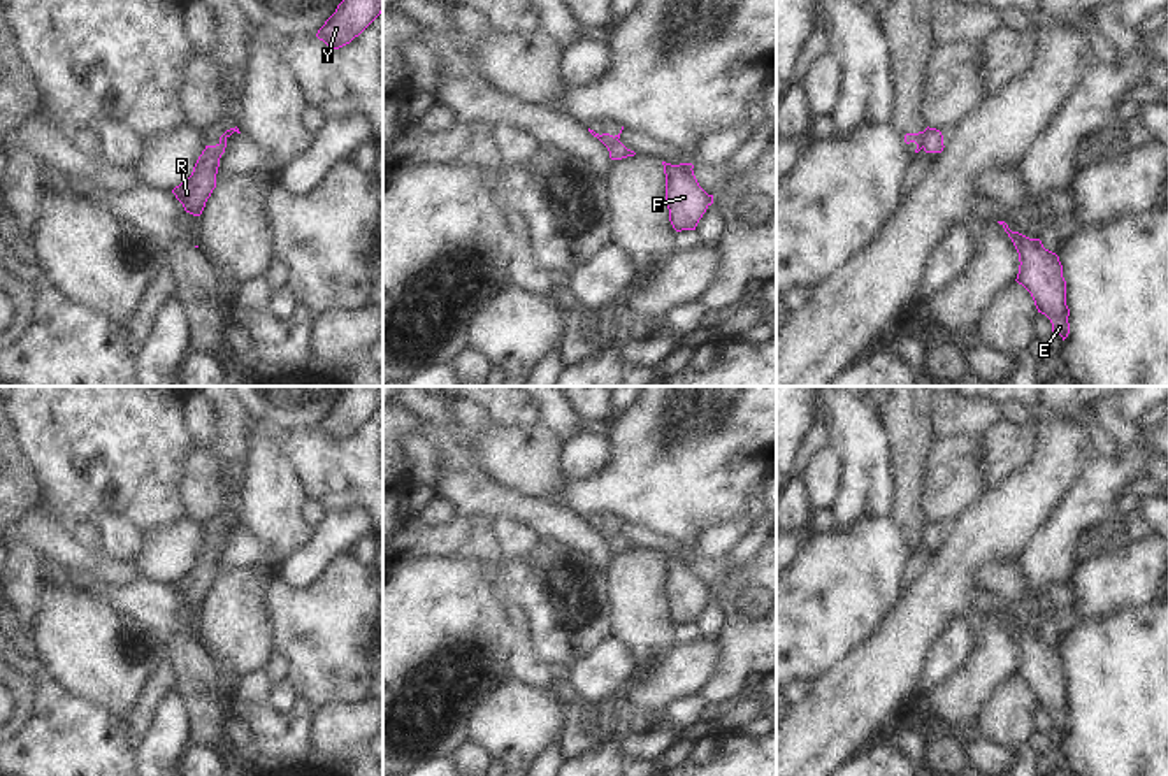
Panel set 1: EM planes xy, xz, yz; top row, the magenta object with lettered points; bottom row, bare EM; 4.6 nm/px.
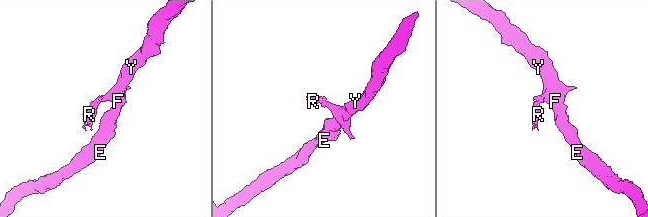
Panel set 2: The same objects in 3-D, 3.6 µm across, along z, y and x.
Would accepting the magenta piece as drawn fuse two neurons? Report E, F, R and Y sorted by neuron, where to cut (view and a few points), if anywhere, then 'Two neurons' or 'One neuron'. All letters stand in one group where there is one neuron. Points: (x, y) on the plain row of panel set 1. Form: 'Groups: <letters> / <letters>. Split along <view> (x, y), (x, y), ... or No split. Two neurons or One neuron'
Groups: E F Y / R. Split along yz (921, 525), (924, 539). Two neurons.

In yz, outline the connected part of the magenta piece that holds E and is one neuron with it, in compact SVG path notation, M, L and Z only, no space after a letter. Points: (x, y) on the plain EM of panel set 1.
M1005 614L998 616L1005 622L1019 646L1020 658L1015 674L1031 686L1038 706L1050 713L1052 725L1064 734L1070 727L1070 702L1066 699L1066 674L1059 650L1045 643L1040 632L1012 625Z

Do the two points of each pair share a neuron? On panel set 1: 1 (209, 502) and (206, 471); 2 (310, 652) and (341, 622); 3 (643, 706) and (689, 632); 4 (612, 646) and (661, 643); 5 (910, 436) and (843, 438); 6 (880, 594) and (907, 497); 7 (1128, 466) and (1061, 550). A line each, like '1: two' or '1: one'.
1: one
2: one
3: two
4: two
5: two
6: two
7: one

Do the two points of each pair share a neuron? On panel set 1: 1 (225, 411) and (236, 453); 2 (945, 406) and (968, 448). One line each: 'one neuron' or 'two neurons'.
1: one neuron
2: two neurons

